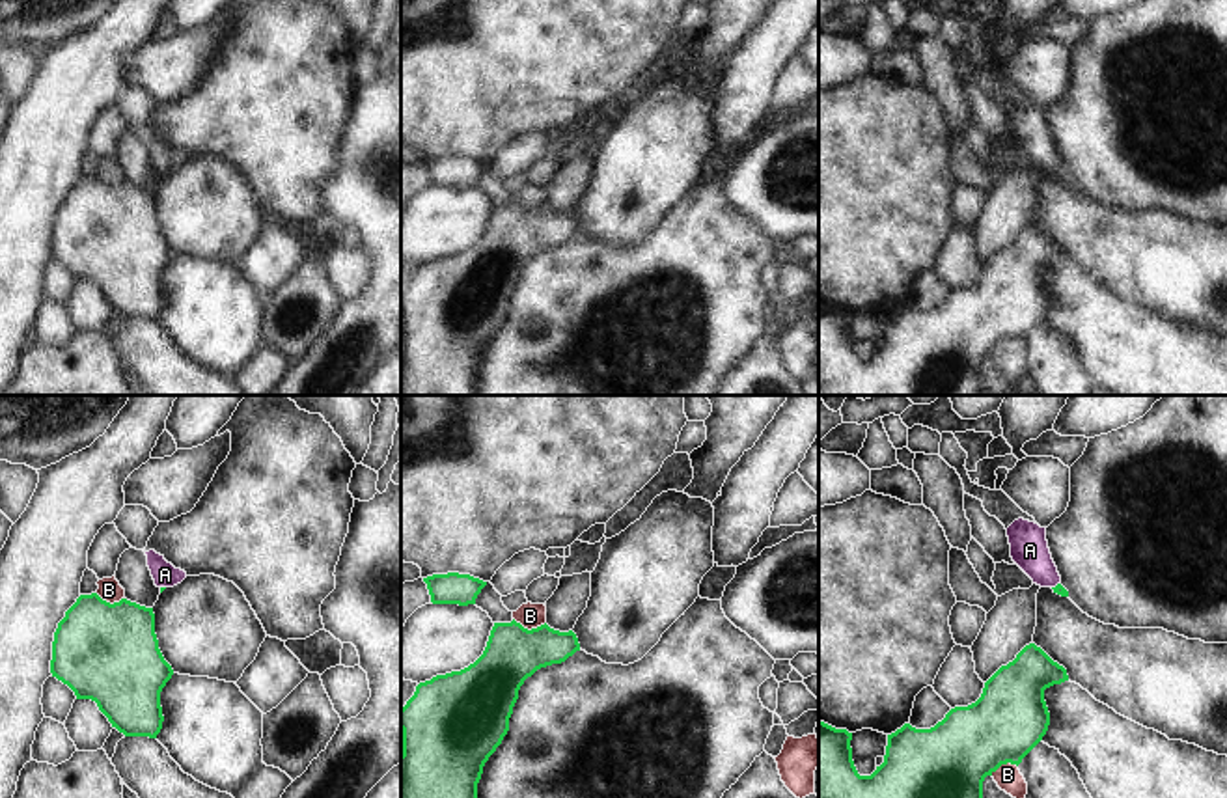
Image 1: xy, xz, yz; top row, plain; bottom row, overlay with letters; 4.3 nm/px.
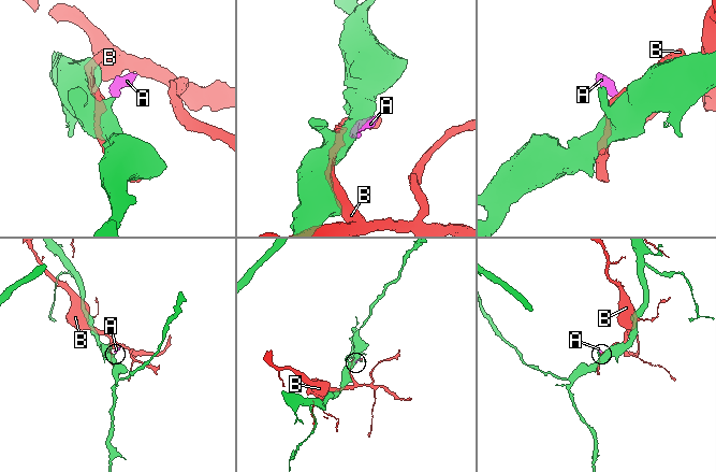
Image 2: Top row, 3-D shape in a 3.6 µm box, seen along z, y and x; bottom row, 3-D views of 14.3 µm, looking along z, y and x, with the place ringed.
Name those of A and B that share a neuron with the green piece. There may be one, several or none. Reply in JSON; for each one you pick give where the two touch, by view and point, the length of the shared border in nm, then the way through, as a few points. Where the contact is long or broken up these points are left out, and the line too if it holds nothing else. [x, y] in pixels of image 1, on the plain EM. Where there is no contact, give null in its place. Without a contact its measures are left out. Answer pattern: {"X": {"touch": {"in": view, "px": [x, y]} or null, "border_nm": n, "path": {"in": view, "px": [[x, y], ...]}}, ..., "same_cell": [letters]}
{"A": {"touch": {"in": "yz", "px": [1058, 166]}, "border_nm": 50, "path": {"in": "yz", "px": [[1060, 172], [1058, 166], [1035, 144], [1030, 133]]}}, "same_cell": ["A"]}

